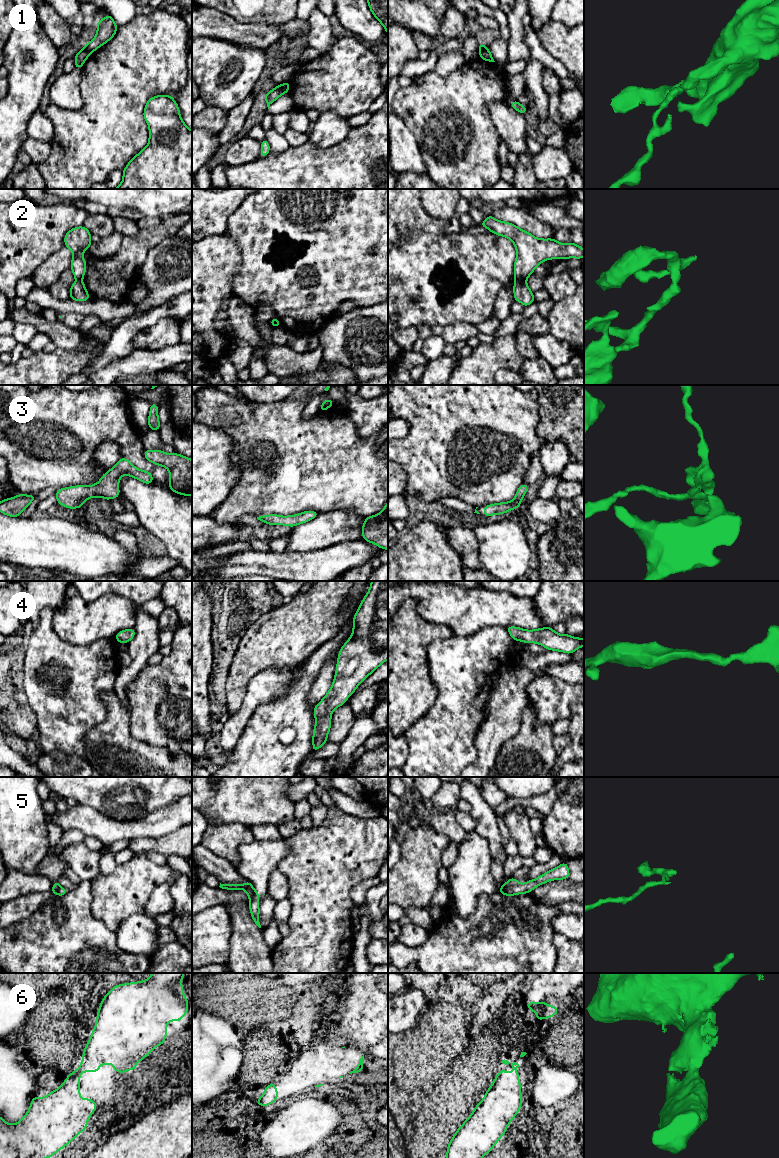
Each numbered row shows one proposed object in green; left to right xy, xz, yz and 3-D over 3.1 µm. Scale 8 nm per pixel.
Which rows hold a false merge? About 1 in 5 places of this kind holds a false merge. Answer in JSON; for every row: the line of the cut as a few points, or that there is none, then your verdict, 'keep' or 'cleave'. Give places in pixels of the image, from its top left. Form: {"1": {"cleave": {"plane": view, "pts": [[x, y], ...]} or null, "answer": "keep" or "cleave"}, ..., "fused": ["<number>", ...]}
{"1": {"cleave": {"plane": "xz", "pts": [[281, 85], [284, 92]]}, "answer": "cleave"}, "2": {"cleave": {"plane": "yz", "pts": [[515, 279], [524, 281]]}, "answer": "cleave"}, "3": {"cleave": null, "answer": "keep"}, "4": {"cleave": null, "answer": "keep"}, "5": {"cleave": {"plane": "yz", "pts": [[517, 883], [505, 888], [501, 886]]}, "answer": "cleave"}, "6": {"cleave": null, "answer": "keep"}, "fused": ["1", "2", "5"]}

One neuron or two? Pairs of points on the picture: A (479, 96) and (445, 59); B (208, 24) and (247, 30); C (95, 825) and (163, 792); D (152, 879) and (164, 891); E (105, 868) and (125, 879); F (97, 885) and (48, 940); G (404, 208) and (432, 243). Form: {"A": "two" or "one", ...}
{"A": "two", "B": "one", "C": "two", "D": "two", "E": "two", "F": "two", "G": "two"}

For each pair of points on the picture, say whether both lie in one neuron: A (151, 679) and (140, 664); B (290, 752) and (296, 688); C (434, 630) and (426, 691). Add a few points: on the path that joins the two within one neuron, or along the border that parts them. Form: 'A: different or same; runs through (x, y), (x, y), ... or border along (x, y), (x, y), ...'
A: different; border along (148, 664), (128, 685)
B: same; runs through (300, 736), (300, 717), (296, 712), (296, 704)
C: same; runs through (419, 644), (419, 676)

